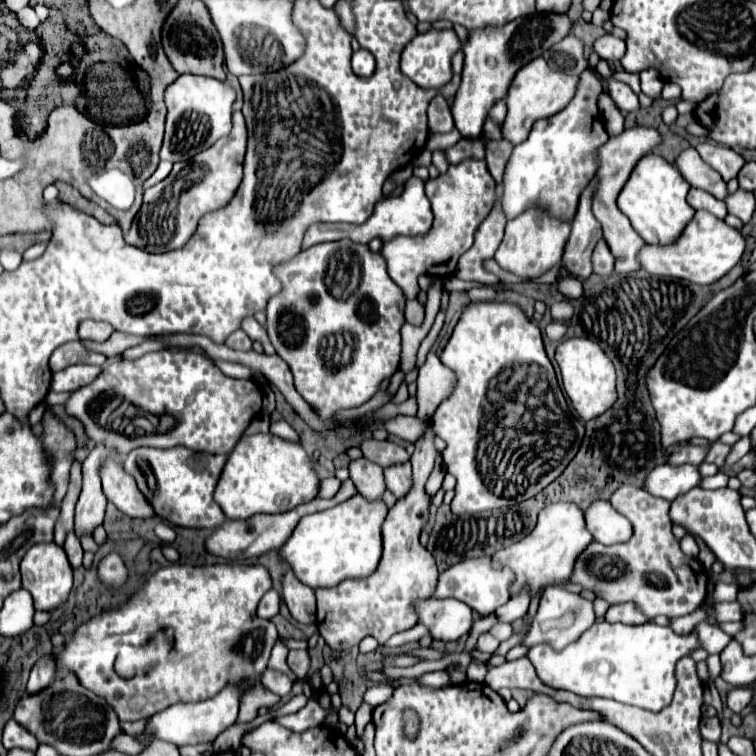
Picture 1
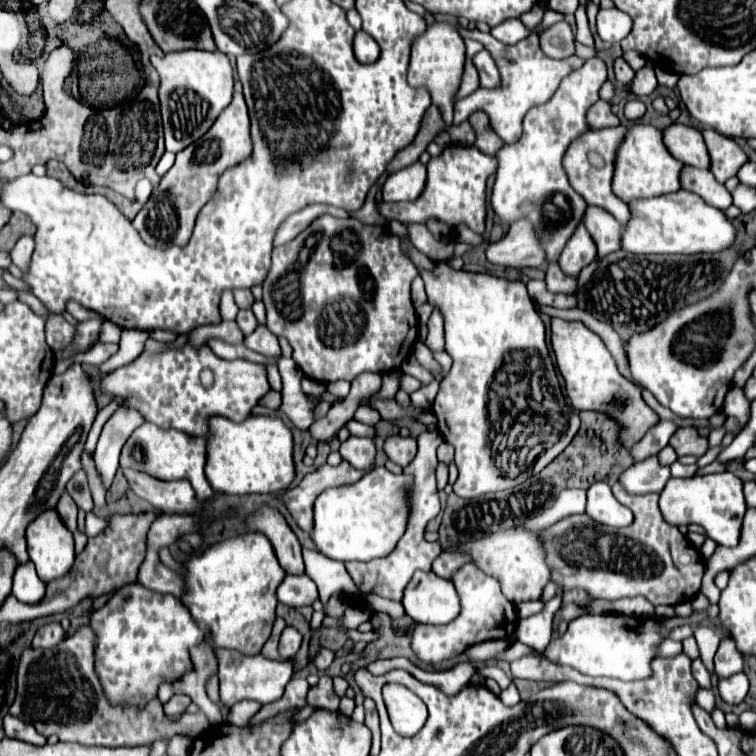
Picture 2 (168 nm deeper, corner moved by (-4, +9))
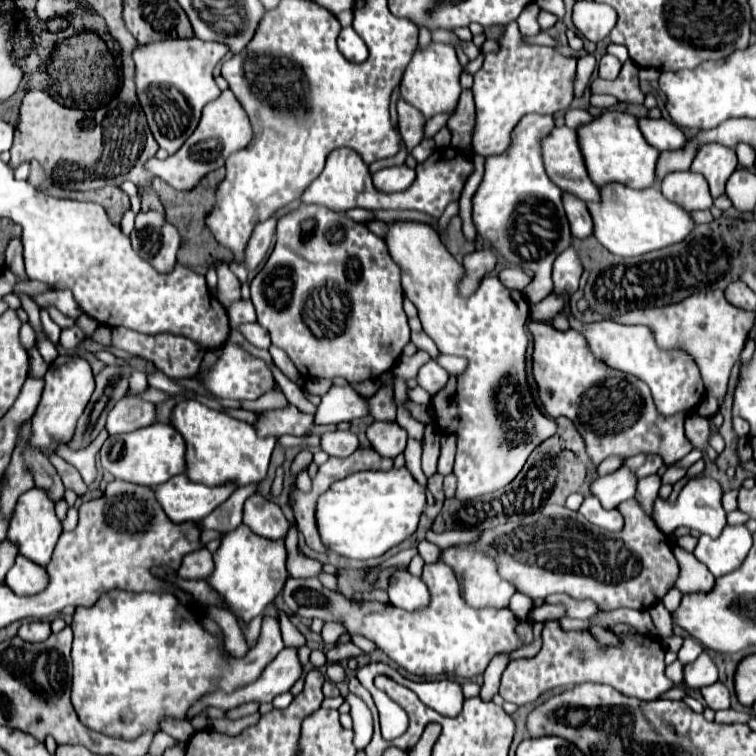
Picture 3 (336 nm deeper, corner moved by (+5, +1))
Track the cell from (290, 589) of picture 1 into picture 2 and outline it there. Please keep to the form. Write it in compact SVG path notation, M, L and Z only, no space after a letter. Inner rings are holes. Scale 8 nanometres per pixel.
M261 510L255 512L249 520L247 520L249 528L253 530L261 530L265 532L265 536L271 540L273 550L277 554L277 560L281 564L281 568L287 574L305 574L305 564L303 564L303 554L301 554L301 546L299 540L295 538L295 534L289 530L285 518L275 512L275 510Z

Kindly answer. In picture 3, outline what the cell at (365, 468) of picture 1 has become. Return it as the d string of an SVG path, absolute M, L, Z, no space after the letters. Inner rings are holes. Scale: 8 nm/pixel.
M332 430L332 432L324 432L320 434L320 448L330 454L330 456L336 456L336 458L346 458L350 456L356 448L358 448L358 438L346 430L346 432L340 432L340 430Z

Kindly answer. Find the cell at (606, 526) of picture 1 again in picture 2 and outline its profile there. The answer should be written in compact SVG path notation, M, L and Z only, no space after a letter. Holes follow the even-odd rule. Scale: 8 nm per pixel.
M595 482L587 490L587 516L611 528L625 528L633 522L631 510L615 500L605 482Z

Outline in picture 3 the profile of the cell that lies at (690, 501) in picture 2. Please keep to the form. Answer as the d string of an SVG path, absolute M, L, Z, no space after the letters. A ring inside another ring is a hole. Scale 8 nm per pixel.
M700 476L700 478L692 478L686 482L686 486L680 490L678 498L674 504L668 504L668 500L656 500L654 504L654 520L658 524L658 528L664 534L672 534L674 528L678 526L688 526L692 530L698 530L700 534L708 534L712 538L716 538L722 528L726 526L726 512L722 508L722 490L720 484L708 476Z

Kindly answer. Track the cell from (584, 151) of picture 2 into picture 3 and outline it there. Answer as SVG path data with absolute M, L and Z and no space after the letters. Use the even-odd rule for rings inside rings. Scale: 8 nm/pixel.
M556 126L546 138L542 138L540 150L546 174L560 190L572 192L584 202L598 200L598 186L586 172L576 130Z

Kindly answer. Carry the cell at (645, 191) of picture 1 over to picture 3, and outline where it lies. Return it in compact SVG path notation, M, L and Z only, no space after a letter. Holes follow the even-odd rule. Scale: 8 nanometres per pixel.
M606 110L584 126L578 126L578 146L584 154L586 170L596 186L606 182L622 182L630 188L648 188L654 182L654 166L658 160L658 150L650 146L640 134L638 122L628 112Z

